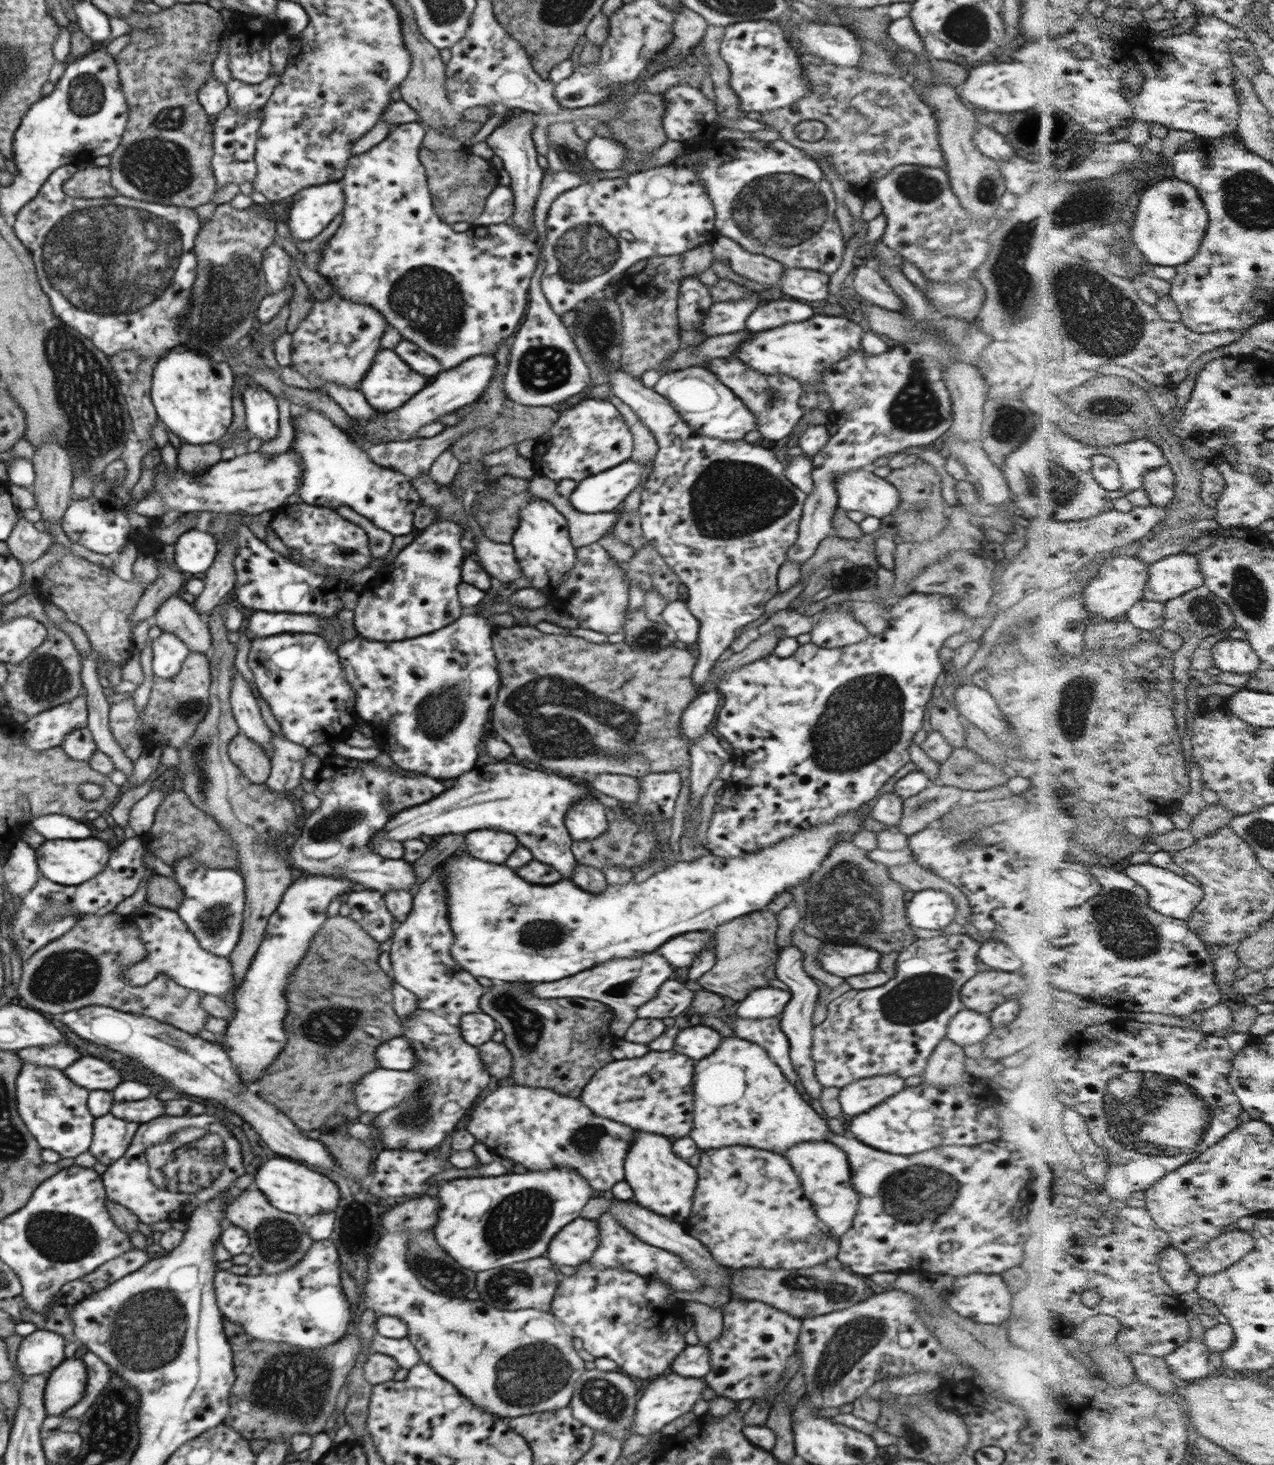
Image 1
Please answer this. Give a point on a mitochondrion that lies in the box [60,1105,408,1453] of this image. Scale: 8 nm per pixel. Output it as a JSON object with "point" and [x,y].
{"point":[149,1329]}

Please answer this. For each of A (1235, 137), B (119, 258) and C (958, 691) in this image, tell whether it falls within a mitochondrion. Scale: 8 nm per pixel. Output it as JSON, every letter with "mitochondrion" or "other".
{"A":"other","B":"mitochondrion","C":"other"}

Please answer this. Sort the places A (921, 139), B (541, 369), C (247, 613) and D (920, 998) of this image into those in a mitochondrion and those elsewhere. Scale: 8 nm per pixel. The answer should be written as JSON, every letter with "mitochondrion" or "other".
{"A":"other","B":"mitochondrion","C":"other","D":"mitochondrion"}

